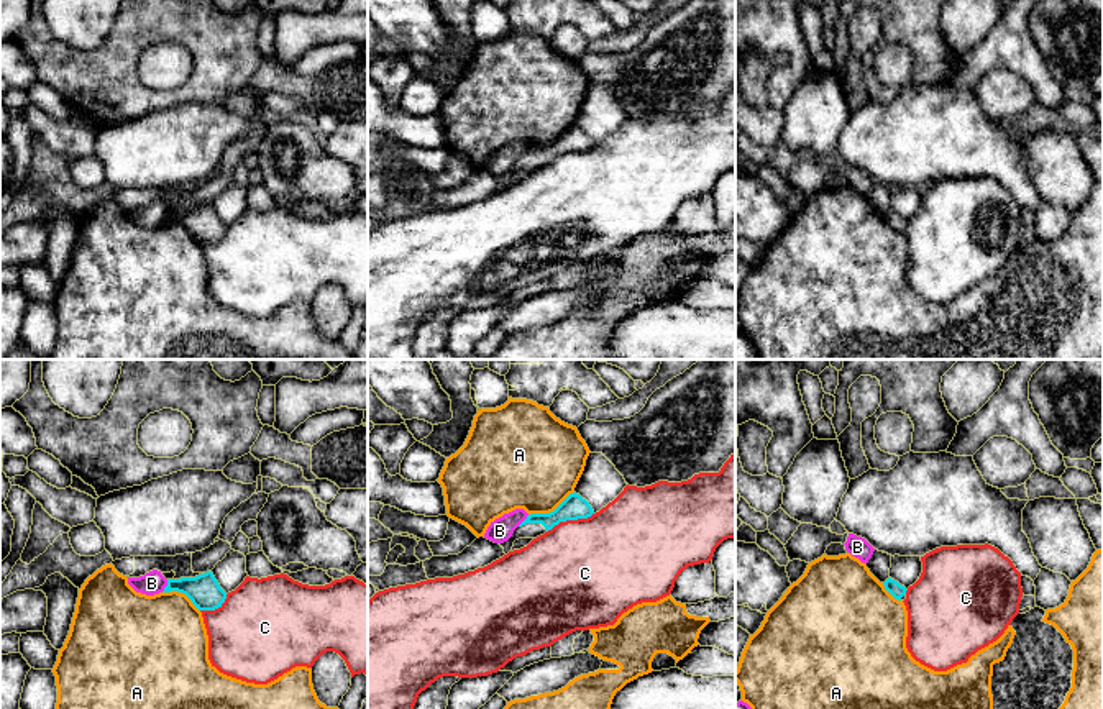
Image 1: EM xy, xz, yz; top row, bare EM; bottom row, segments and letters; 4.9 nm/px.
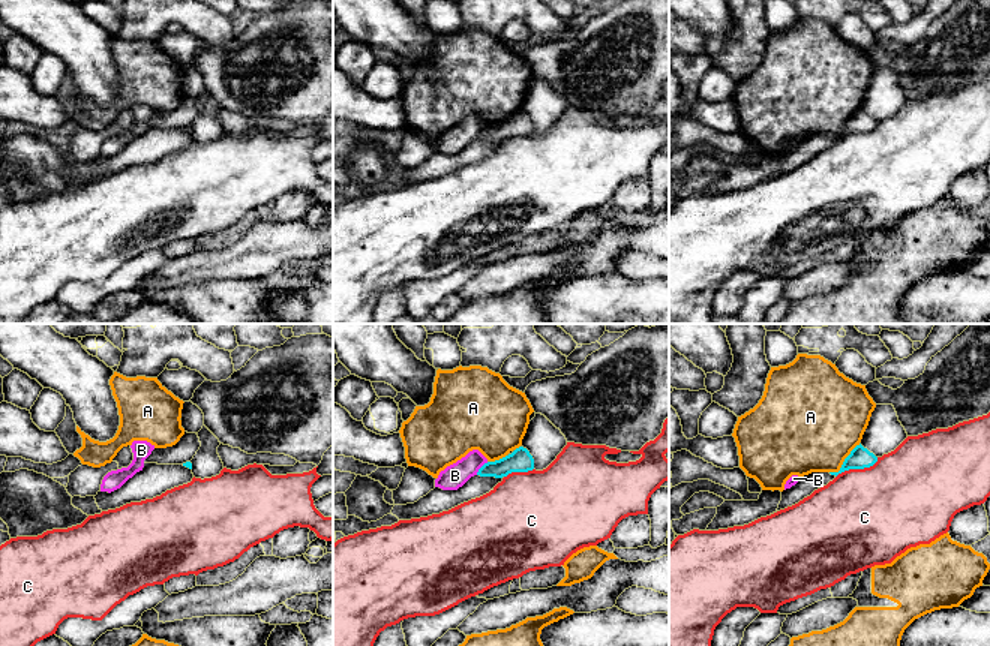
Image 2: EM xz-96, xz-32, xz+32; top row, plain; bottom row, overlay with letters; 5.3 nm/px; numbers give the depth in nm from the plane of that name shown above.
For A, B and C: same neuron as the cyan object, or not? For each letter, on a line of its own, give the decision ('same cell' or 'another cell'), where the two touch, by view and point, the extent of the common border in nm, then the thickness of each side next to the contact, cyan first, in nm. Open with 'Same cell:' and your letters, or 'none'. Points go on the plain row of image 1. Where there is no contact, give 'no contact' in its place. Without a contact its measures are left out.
Same cell: none
A: another cell; contact xz (550, 145); length 260 nm; calibres 120 and 440 nm
B: another cell; contact xy (166, 219); length 70 nm; calibres 160 and 110 nm
C: another cell; contact xz (570, 151); length 260 nm; calibres 120 and 480 nm

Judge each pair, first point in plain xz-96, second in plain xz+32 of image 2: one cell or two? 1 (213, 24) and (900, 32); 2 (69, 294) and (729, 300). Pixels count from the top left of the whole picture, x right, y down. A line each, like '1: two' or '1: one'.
1: two
2: two

